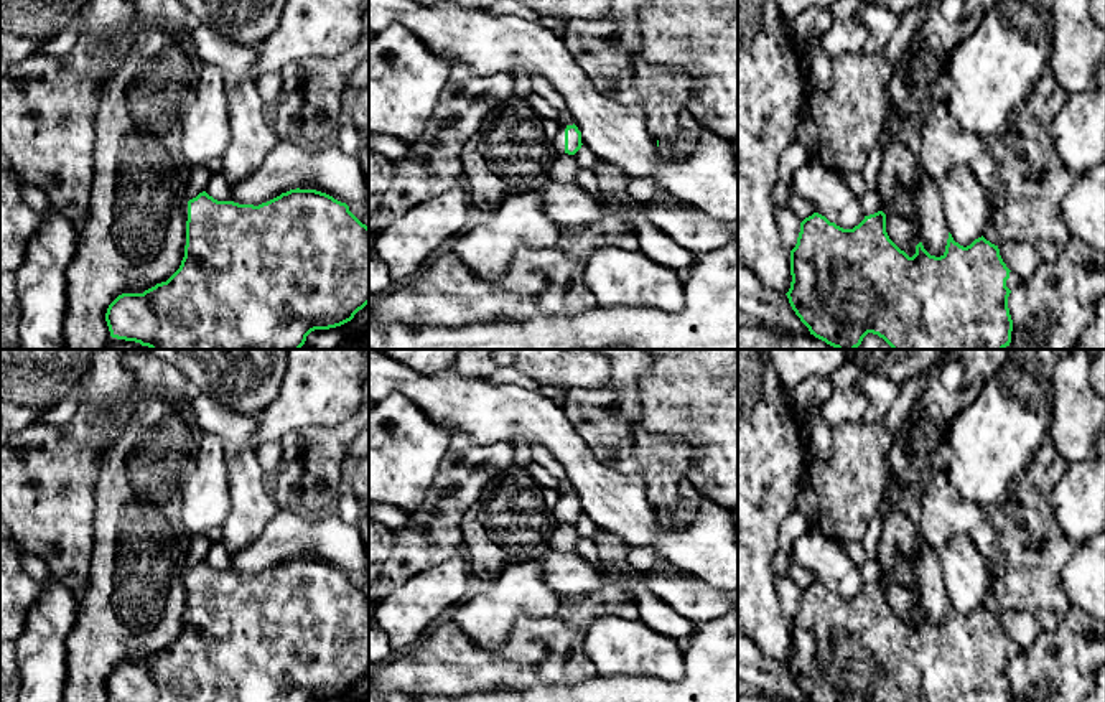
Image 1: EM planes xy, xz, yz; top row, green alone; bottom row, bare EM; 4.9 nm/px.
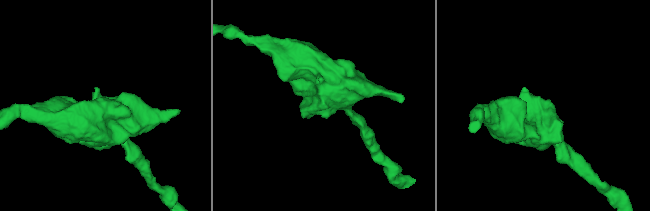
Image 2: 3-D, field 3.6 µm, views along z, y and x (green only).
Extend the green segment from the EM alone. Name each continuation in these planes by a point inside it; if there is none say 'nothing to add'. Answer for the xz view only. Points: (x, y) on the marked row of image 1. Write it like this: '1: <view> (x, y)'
1: xz (559, 142)

